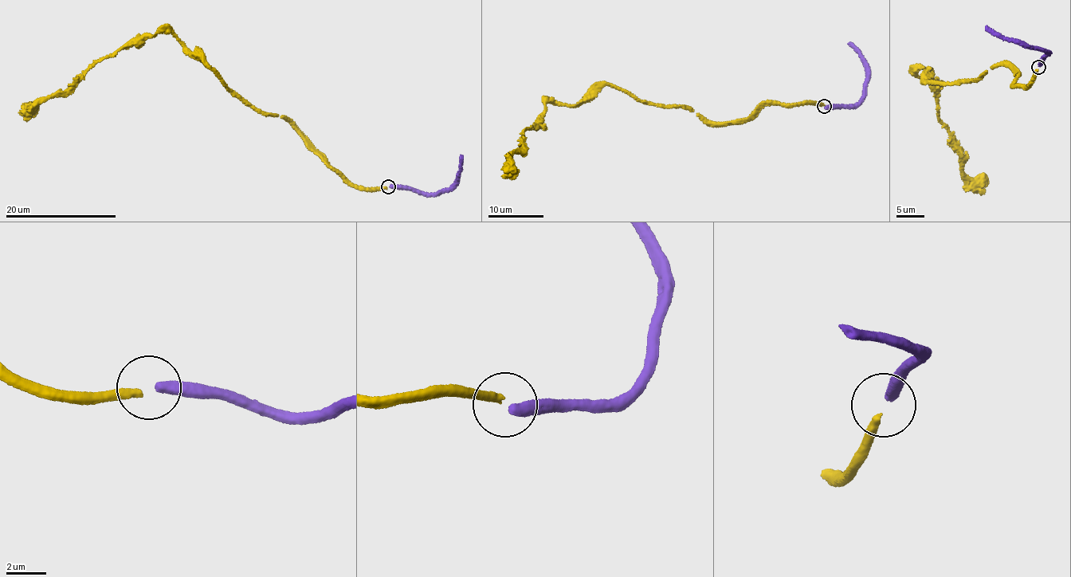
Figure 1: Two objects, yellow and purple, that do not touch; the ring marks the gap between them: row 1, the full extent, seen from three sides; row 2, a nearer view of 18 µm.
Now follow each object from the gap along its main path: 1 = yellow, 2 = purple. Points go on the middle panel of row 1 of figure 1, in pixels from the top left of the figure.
1: (823, 105), (766, 104), (713, 122), (607, 84), (576, 104), (544, 104), (504, 172)
2: (826, 107), (849, 108), (863, 95), (866, 60), (860, 50), (848, 44)

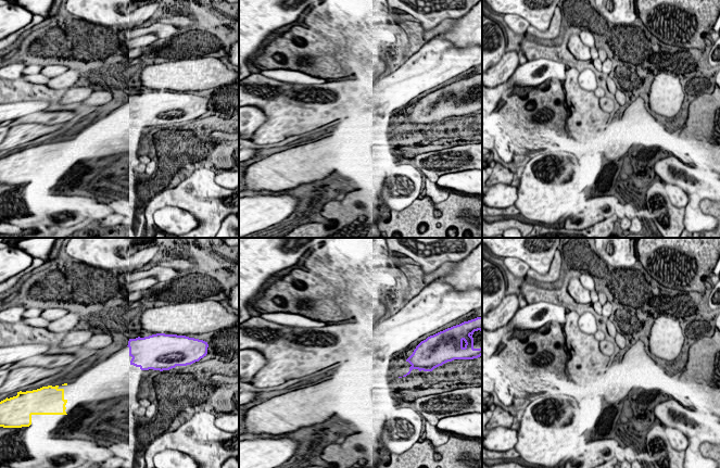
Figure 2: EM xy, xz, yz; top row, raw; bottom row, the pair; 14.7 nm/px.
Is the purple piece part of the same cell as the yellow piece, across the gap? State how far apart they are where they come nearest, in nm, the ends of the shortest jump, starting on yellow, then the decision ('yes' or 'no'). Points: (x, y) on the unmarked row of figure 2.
gap 1000 nm; span xy (66, 140), (130, 121); yes

